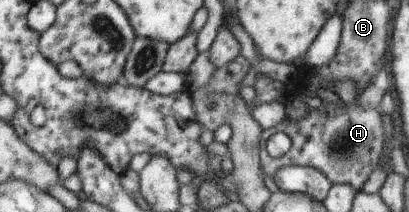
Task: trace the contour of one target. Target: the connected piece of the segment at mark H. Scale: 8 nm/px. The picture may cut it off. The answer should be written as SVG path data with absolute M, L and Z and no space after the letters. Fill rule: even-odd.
M325 103L319 110L308 108L306 118L290 123L282 121L274 128L262 132L260 140L262 172L274 178L280 168L288 166L310 166L325 172L334 184L350 184L356 192L362 191L372 170L379 164L386 136L384 126L374 108L364 109L353 103L343 106ZM278 132L290 133L292 147L284 156L272 158L267 152L267 142L270 136Z

